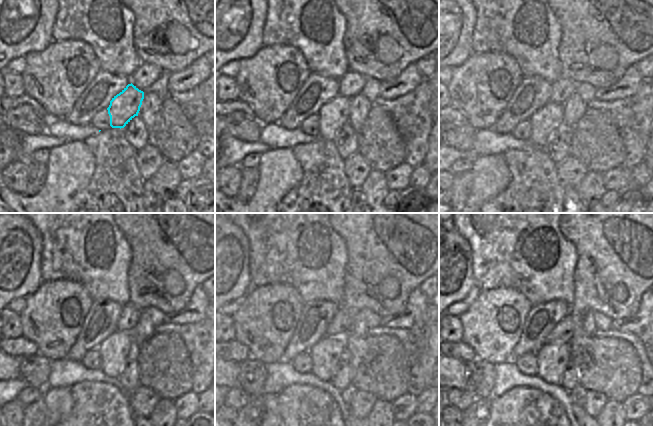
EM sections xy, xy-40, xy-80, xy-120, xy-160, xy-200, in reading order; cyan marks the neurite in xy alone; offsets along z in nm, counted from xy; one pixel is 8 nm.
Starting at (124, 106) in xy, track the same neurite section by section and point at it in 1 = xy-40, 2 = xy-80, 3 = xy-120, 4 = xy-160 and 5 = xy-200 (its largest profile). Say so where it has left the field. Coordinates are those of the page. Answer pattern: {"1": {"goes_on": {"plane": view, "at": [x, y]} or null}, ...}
{"1": {"goes_on": {"plane": "xy-40", "at": [330, 118]}}, "2": {"goes_on": {"plane": "xy-80", "at": [545, 123]}}, "3": {"goes_on": {"plane": "xy-120", "at": [101, 352]}}, "4": {"goes_on": {"plane": "xy-160", "at": [326, 355]}}, "5": {"goes_on": {"plane": "xy-200", "at": [552, 357]}}}

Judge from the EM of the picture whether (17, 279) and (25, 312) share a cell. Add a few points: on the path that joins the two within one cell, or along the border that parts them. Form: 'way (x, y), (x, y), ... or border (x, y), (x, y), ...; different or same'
border (38, 284), (25, 298), (15, 296), (10, 301); different

